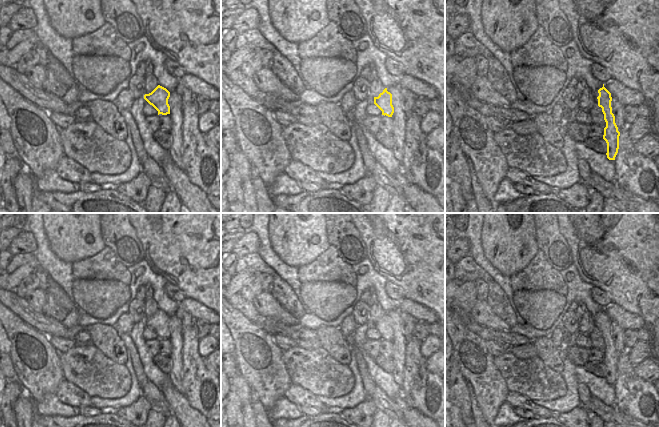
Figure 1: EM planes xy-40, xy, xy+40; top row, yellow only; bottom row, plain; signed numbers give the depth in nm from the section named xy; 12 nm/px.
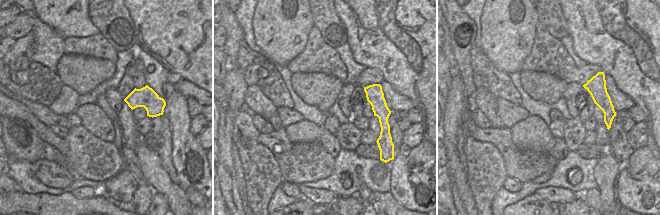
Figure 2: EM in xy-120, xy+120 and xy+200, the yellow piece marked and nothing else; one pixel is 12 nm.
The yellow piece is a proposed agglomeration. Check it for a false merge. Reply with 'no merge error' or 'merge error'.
merge error

